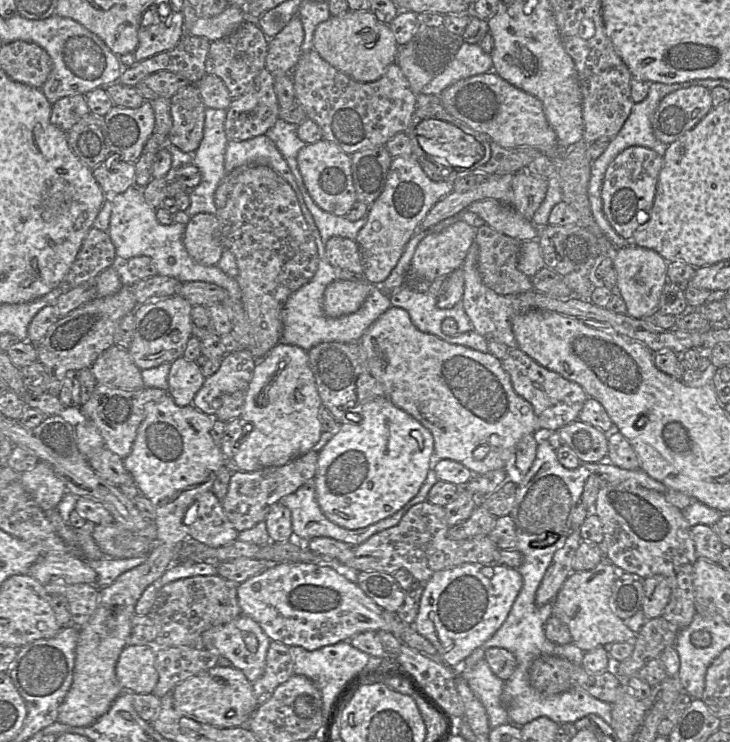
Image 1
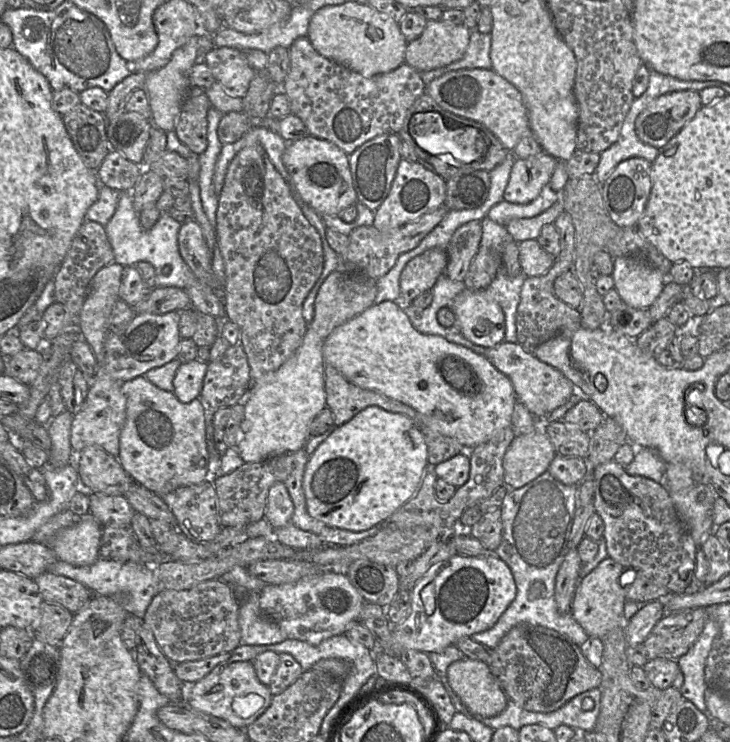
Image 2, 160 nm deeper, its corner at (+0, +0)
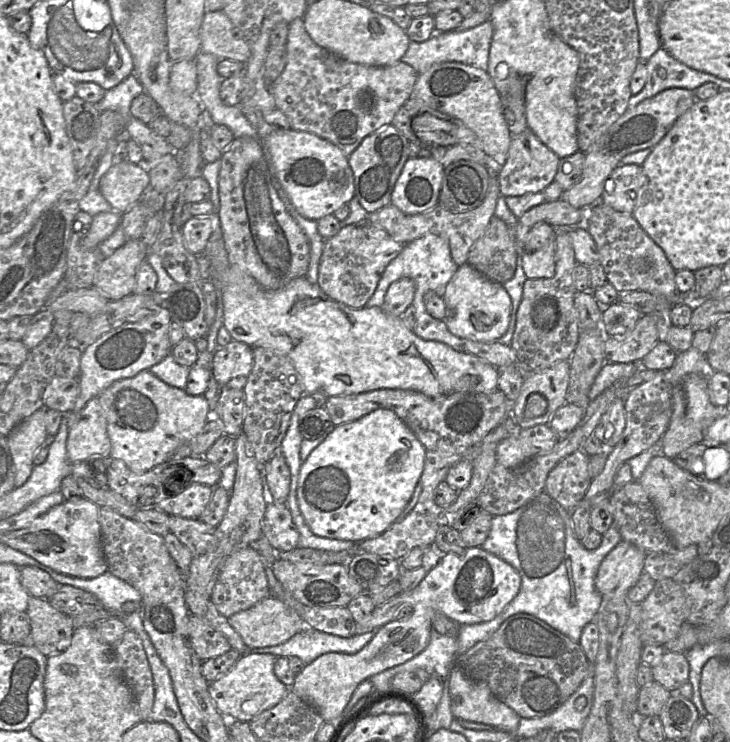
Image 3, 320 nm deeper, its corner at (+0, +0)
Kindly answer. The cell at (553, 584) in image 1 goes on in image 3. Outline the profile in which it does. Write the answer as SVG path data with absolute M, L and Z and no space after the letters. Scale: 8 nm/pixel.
M657 371L656 376L633 387L624 398L626 426L619 442L608 451L607 460L602 472L594 479L586 491L585 499L594 506L609 498L614 489L614 477L619 467L629 459L648 450L658 442L665 431L672 416L673 385L663 378L664 371Z

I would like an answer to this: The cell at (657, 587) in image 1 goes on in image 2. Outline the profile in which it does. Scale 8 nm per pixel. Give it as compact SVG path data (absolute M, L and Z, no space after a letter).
M652 600L626 623L626 643L629 646L642 644L653 627L665 615L663 600Z

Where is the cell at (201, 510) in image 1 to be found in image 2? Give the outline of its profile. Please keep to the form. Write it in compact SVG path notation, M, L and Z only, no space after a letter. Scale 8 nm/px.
M212 478L162 498L174 516L175 527L189 540L211 542L221 531L217 495Z

